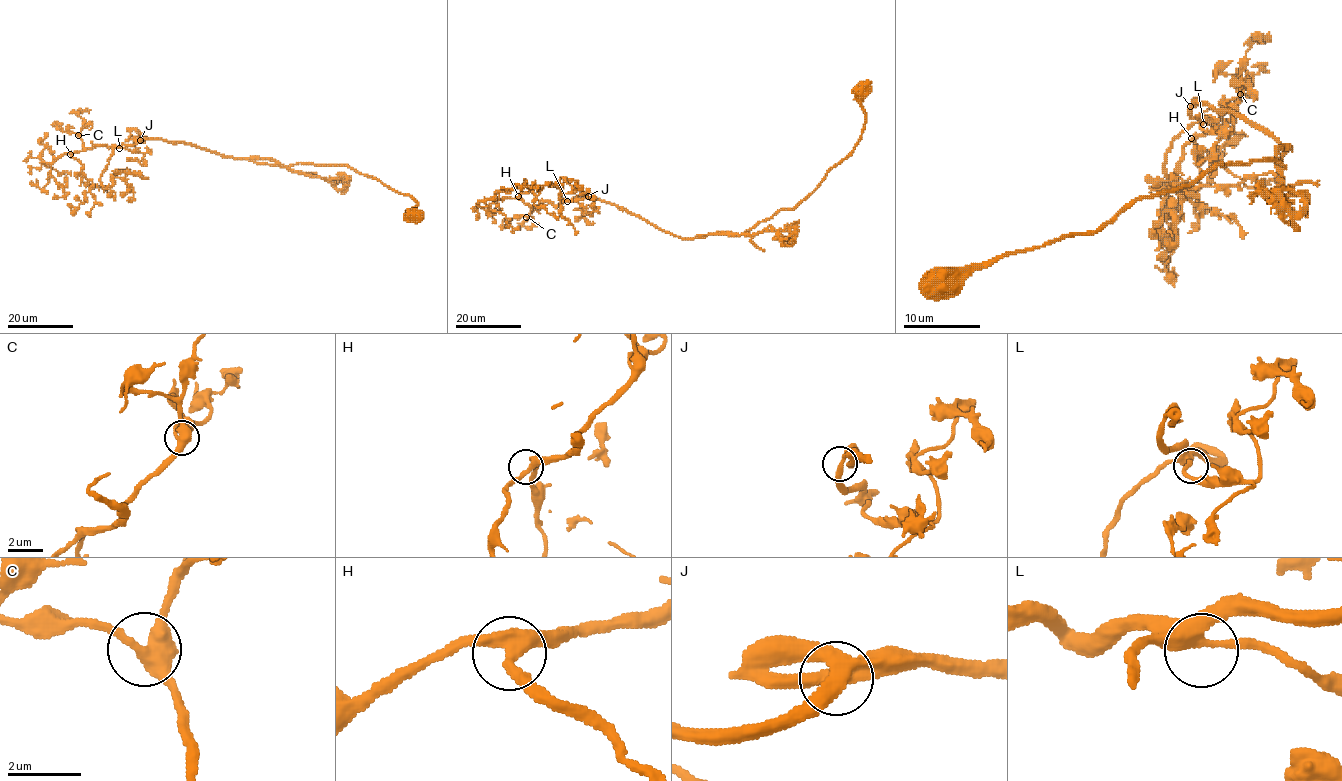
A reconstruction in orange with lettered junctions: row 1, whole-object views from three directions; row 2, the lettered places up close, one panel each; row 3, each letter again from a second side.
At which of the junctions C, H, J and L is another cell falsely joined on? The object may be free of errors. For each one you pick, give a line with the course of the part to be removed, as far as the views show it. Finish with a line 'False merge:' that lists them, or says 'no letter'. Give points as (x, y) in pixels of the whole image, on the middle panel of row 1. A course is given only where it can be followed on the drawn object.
False merge: no letter

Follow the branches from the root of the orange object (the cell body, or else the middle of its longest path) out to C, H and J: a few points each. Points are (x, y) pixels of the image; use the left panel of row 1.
C: (413, 214), (417, 203), (409, 195), (345, 164), (264, 164), (191, 144), (152, 139), (84, 147), (78, 135)
H: (413, 214), (417, 203), (409, 195), (345, 164), (264, 164), (191, 144), (152, 139), (93, 146), (70, 154)
J: (413, 214), (417, 203), (409, 195), (399, 193), (345, 164), (264, 164), (228, 158), (191, 144), (139, 140)

